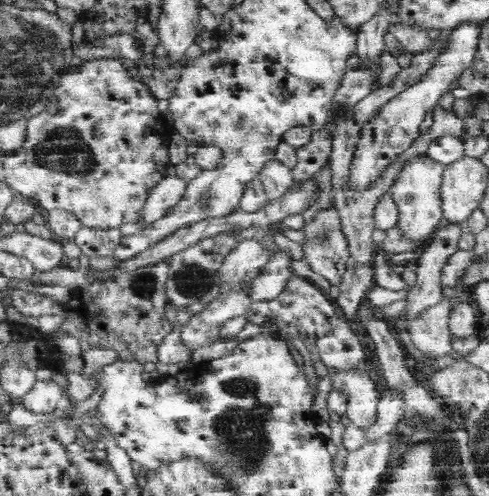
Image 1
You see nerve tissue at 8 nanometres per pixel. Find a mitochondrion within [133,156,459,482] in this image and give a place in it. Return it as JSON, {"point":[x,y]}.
{"point":[245,428]}

